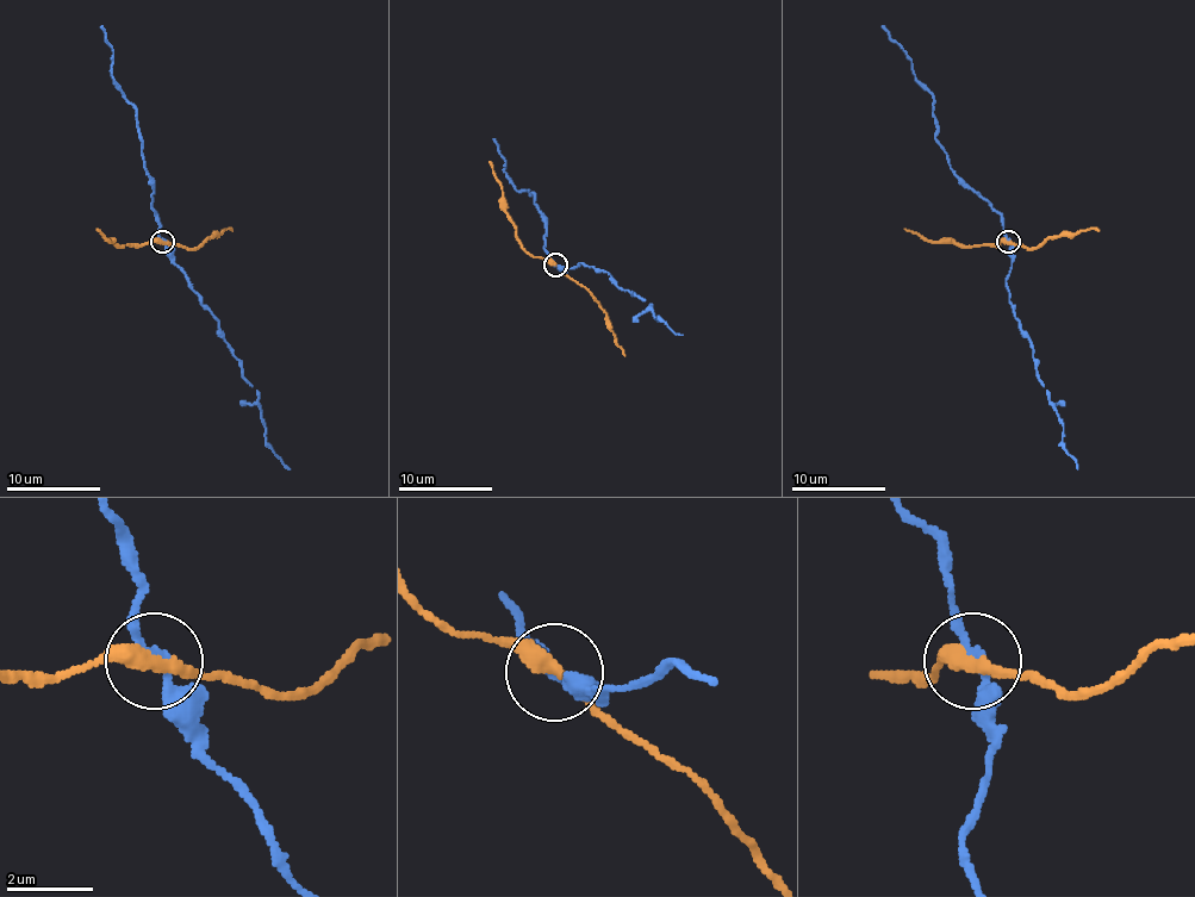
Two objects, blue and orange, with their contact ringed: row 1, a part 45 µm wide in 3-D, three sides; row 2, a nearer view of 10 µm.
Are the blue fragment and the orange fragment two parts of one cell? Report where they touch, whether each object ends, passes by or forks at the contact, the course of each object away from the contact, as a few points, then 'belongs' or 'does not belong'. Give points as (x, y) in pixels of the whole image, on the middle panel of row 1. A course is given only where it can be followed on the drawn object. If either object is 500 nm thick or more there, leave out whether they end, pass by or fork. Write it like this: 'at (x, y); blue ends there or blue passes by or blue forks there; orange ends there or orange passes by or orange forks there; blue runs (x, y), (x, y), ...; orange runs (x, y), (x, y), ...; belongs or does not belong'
at (555, 265); blue passes by; orange passes by; blue runs (554, 266), (573, 268), (580, 263), (604, 271), (611, 280), (648, 303), (658, 319), (682, 334); orange runs (554, 266), (529, 254), (517, 237), (517, 225), (505, 209), (503, 186), (489, 162); does not belong

